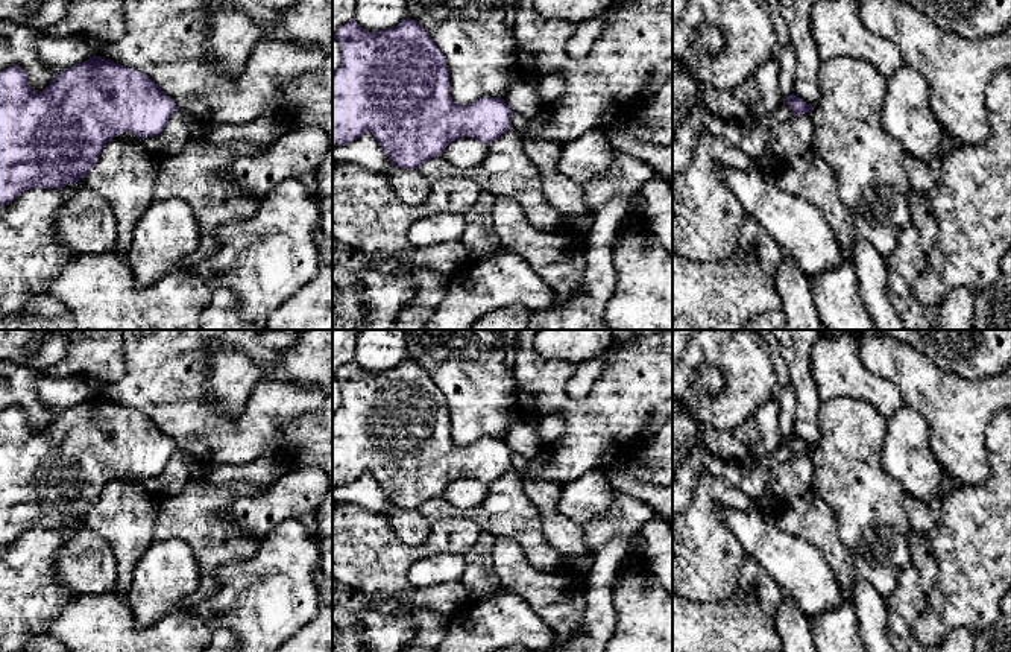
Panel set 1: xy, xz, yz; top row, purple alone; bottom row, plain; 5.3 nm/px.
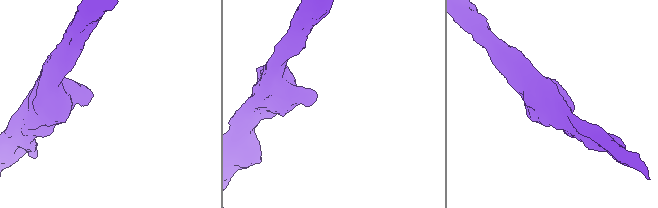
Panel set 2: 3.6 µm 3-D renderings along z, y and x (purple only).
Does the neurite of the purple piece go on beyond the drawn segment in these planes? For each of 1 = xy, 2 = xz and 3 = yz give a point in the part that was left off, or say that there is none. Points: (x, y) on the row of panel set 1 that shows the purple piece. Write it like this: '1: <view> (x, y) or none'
1: none
2: none
3: none

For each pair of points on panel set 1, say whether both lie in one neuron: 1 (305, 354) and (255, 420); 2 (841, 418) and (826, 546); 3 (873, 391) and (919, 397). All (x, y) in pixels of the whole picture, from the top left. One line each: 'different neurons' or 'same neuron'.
1: different neurons
2: different neurons
3: different neurons

